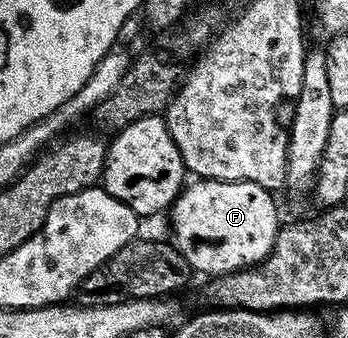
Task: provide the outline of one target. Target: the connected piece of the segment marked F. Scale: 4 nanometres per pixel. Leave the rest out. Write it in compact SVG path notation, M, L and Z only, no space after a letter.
M193 179L170 209L172 232L176 235L174 247L186 258L193 273L205 272L208 278L261 264L282 227L272 196L275 195L269 189L245 180Z

